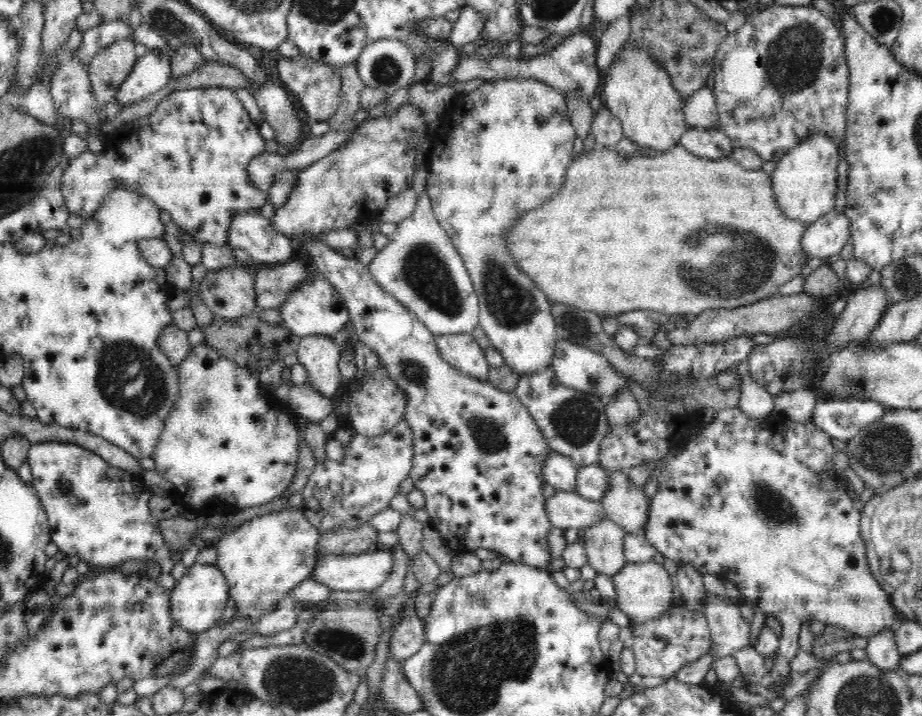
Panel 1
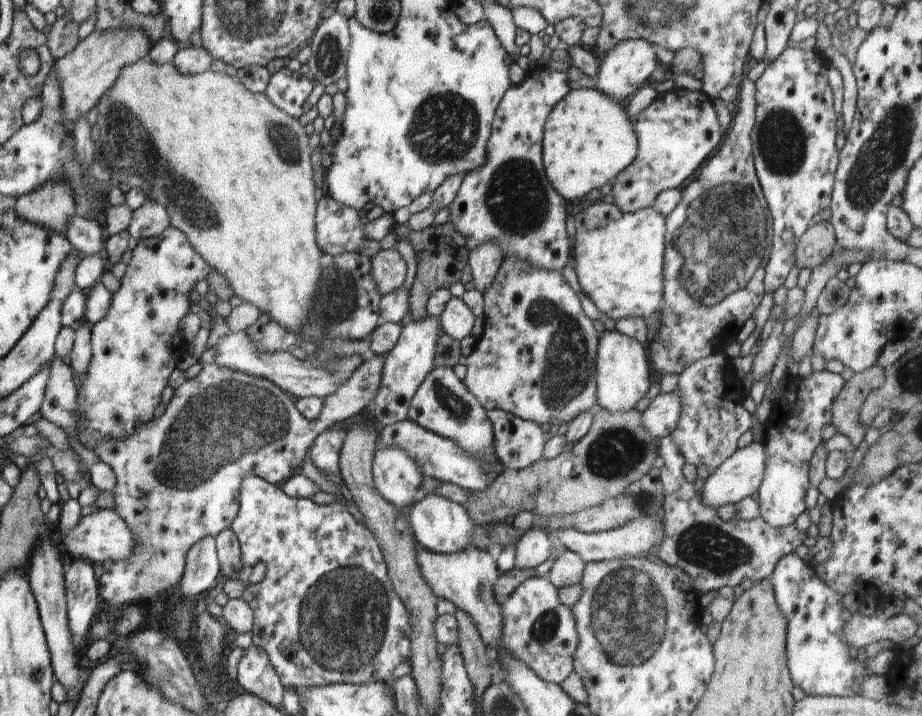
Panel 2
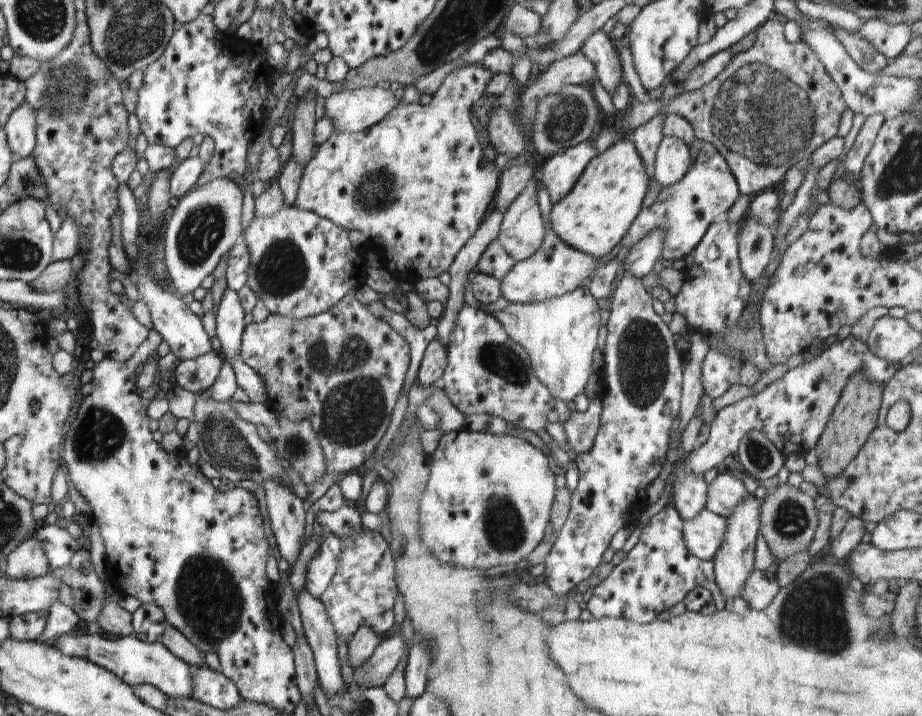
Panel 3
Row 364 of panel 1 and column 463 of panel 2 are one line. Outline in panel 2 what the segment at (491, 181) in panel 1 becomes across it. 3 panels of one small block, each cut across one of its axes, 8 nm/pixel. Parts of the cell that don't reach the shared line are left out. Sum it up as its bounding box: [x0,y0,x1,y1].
[408,493,476,554]

